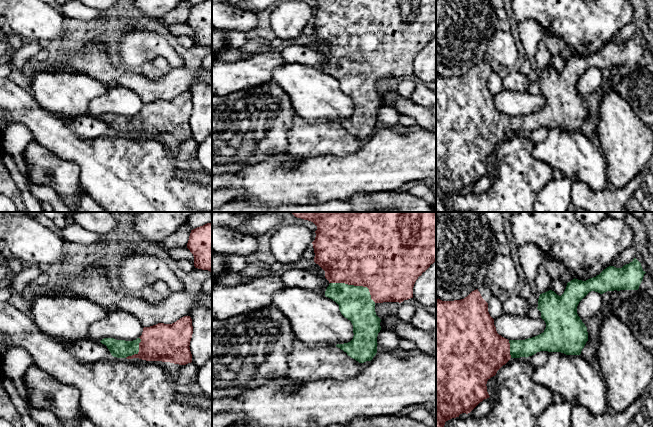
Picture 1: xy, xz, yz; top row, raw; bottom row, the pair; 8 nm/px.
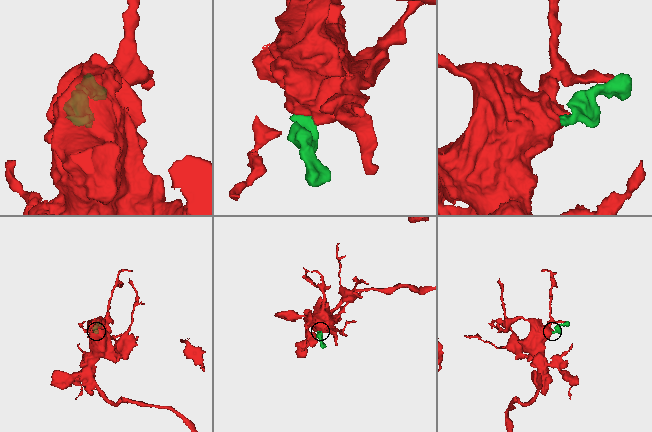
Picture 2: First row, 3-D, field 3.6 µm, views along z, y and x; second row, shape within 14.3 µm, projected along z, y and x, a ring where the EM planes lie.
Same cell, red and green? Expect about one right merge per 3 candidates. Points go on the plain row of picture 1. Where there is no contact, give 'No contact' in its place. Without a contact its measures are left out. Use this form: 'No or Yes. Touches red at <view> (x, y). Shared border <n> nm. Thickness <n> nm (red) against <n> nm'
Yes. Touches red at xz (356, 61). Shared border 400 nm. Thickness 500 nm (red) against 260 nm

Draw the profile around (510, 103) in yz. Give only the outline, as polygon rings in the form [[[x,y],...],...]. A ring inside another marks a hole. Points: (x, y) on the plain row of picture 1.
[[[502,89],[494,95],[496,107],[502,113],[510,116],[525,116],[544,108],[545,97],[540,94],[512,92]]]

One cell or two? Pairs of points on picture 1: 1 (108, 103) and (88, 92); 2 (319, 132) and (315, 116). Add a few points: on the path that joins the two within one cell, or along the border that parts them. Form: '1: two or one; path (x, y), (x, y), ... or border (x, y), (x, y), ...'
1: two; border (108, 87), (103, 94), (90, 101), (89, 114)
2: two; border (296, 114), (311, 123), (335, 122)

